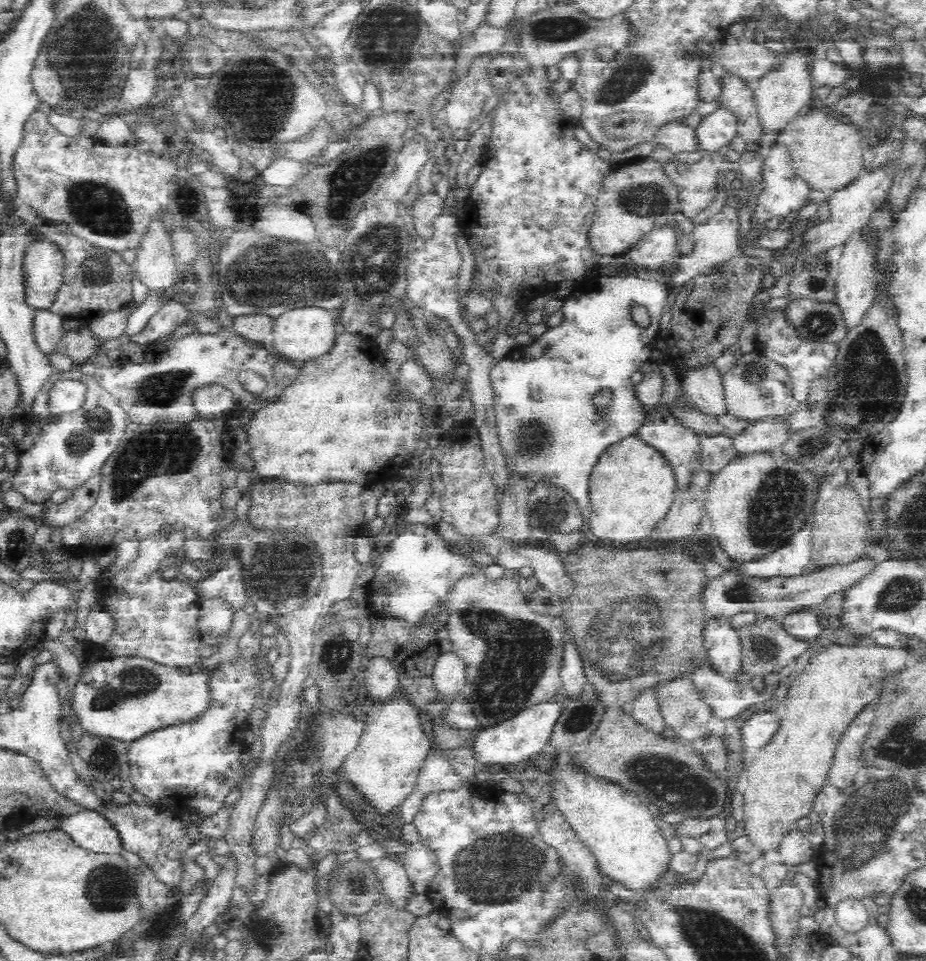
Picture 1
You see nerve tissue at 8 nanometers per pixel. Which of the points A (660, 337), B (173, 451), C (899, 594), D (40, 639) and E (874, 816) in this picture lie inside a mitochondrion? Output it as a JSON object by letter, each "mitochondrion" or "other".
{"A":"other","B":"mitochondrion","C":"mitochondrion","D":"other","E":"mitochondrion"}

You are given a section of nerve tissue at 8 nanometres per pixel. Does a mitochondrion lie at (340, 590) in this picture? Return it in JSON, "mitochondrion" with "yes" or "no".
{"mitochondrion":"no"}

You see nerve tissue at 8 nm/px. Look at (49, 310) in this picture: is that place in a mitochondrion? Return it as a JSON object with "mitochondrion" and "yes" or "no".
{"mitochondrion":"no"}

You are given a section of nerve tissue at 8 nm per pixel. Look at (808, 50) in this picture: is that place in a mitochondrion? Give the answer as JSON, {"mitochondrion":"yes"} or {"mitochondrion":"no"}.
{"mitochondrion":"no"}

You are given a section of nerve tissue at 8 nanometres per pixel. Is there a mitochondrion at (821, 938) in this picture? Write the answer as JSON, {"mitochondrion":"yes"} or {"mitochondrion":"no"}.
{"mitochondrion":"no"}

